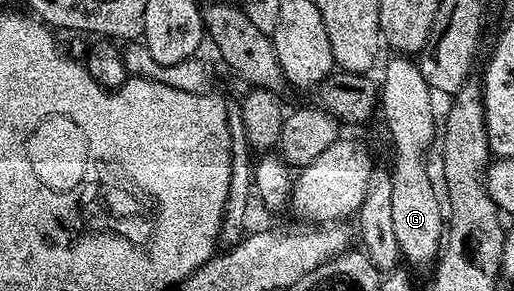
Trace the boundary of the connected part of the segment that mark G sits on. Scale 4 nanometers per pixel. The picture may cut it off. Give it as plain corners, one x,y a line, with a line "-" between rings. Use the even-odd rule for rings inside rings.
394,54
387,62
380,79
380,116
386,119
386,128
390,131
390,140
394,143
394,172
389,173
392,182
392,227
396,233
396,242
402,251
401,259
416,267
433,265
440,255
444,243
444,208
438,205
438,196
434,193
434,184
426,173
426,151
430,143
436,140
436,120
434,124
434,104
430,101
432,89
424,78
421,67
414,64
409,55

